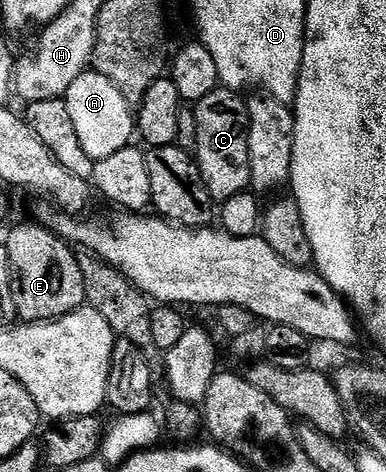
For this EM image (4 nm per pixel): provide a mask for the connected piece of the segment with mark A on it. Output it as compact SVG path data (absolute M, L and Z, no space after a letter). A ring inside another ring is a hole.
M95 69L82 72L63 98L66 109L70 109L70 118L74 120L78 141L82 141L82 149L86 149L92 159L110 157L110 153L116 153L118 149L133 142L138 131L138 119L134 114L133 104L128 103L126 97L122 97L118 89L114 89L110 80L99 75Z

